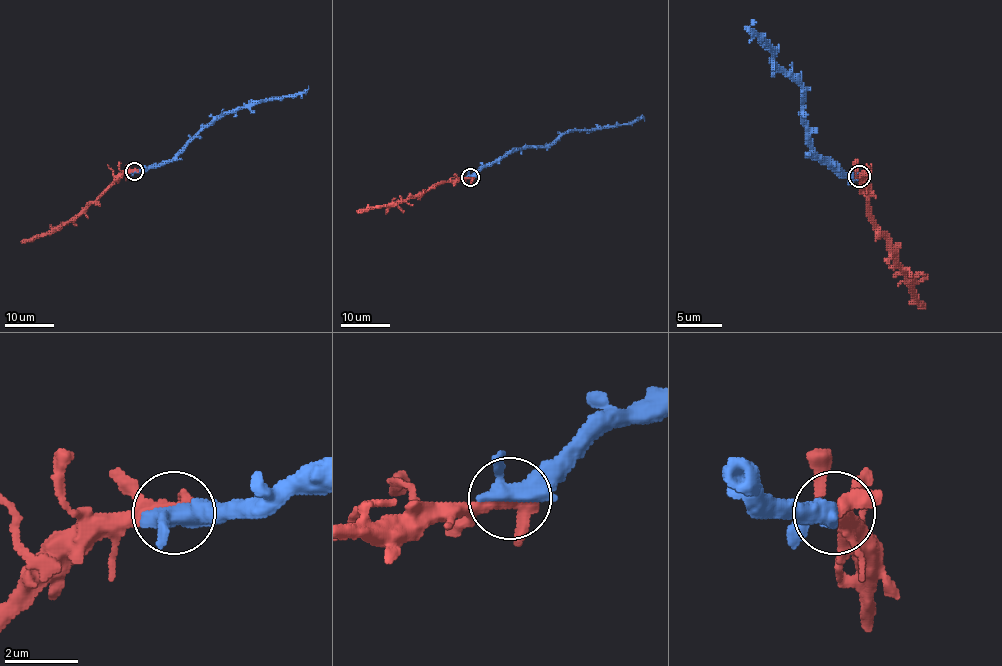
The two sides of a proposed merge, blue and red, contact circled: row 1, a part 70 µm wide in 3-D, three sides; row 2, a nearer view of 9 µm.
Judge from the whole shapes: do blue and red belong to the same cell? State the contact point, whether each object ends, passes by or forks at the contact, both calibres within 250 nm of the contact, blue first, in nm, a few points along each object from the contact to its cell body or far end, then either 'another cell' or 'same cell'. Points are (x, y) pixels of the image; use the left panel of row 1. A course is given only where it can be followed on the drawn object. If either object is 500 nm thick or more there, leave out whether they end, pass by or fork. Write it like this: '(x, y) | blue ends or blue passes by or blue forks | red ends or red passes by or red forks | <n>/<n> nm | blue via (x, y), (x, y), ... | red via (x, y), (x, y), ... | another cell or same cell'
(134, 171) | blue passes by | red forks | 480/280 nm | blue via (134, 170), (145, 170), (168, 162), (229, 110), (295, 97), (308, 86) | red via (134, 170), (123, 172), (68, 221), (20, 241) | same cell

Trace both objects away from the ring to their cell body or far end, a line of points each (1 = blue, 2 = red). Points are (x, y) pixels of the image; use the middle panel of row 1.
1: (470, 177), (509, 153), (547, 146), (565, 133), (631, 124), (643, 117), (644, 119)
2: (470, 177), (437, 182), (430, 189), (404, 199), (356, 211)

